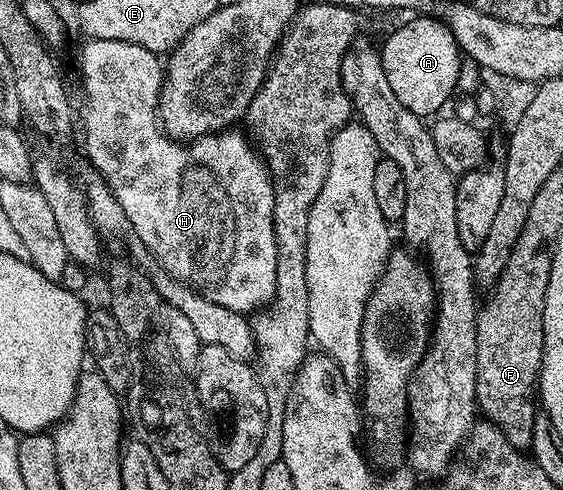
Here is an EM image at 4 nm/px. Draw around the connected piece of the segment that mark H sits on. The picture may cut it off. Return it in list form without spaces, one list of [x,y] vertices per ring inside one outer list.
[[[87,39],[82,43],[79,77],[83,80],[87,157],[96,169],[94,172],[111,188],[117,203],[124,209],[130,230],[163,264],[160,266],[164,272],[229,311],[251,315],[274,302],[277,279],[275,188],[260,150],[247,142],[246,132],[238,133],[235,127],[186,143],[168,137],[157,112],[165,76],[160,54],[137,43],[113,39]]]

